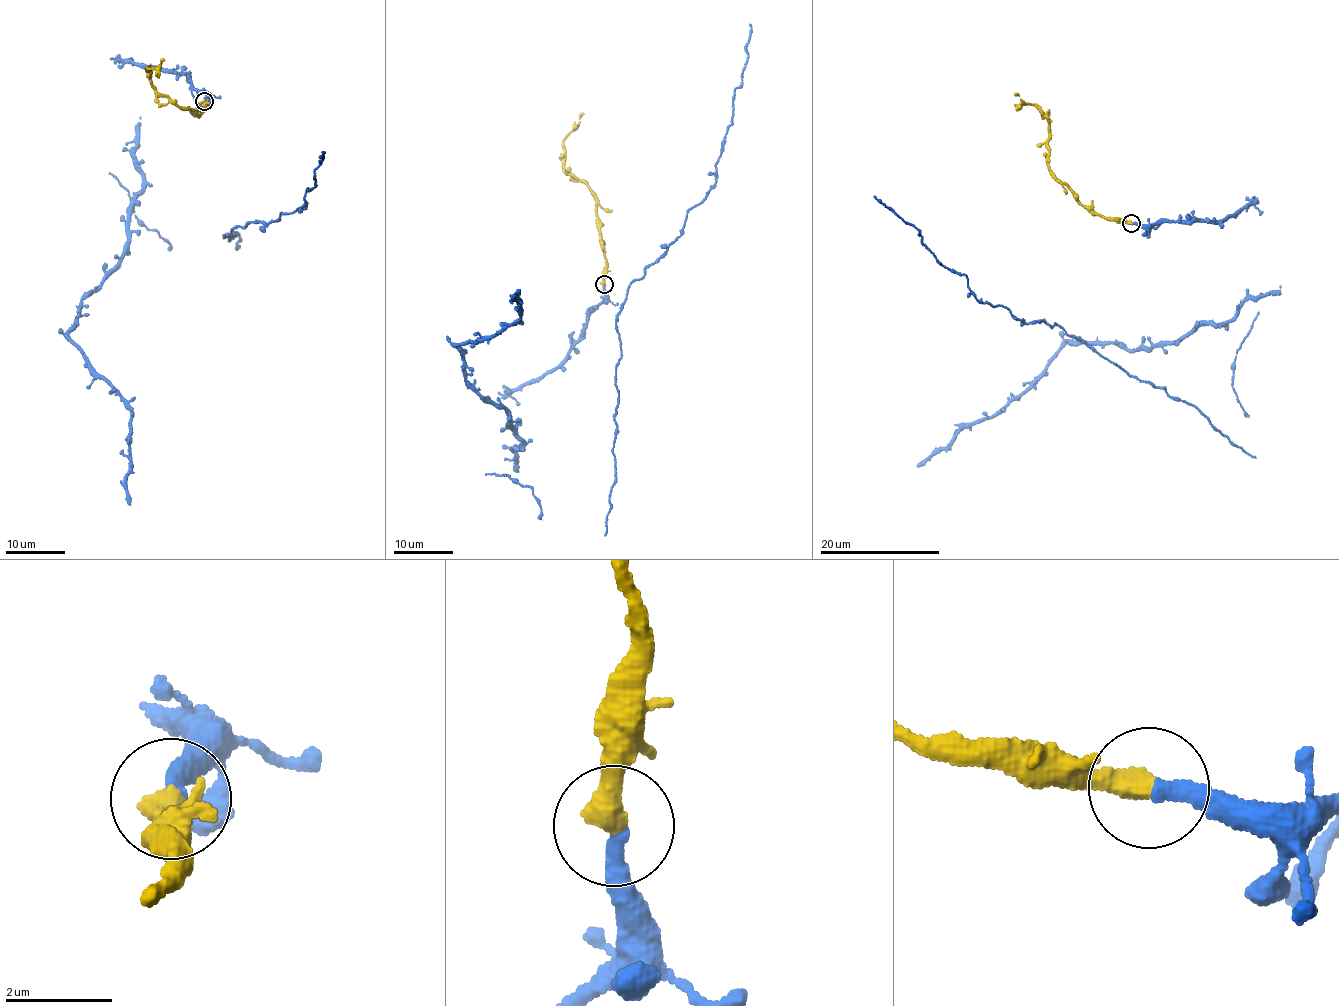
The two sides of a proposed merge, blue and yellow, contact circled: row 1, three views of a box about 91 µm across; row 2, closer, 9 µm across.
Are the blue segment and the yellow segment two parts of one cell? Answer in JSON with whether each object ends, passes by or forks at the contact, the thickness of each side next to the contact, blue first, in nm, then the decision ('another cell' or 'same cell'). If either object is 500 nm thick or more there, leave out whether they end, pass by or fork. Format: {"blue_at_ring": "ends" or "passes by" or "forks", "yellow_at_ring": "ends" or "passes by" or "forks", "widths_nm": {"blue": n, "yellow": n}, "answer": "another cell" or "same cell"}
{"blue_at_ring": "ends", "yellow_at_ring": "ends", "widths_nm": {"blue": 340, "yellow": 480}, "answer": "same cell"}

